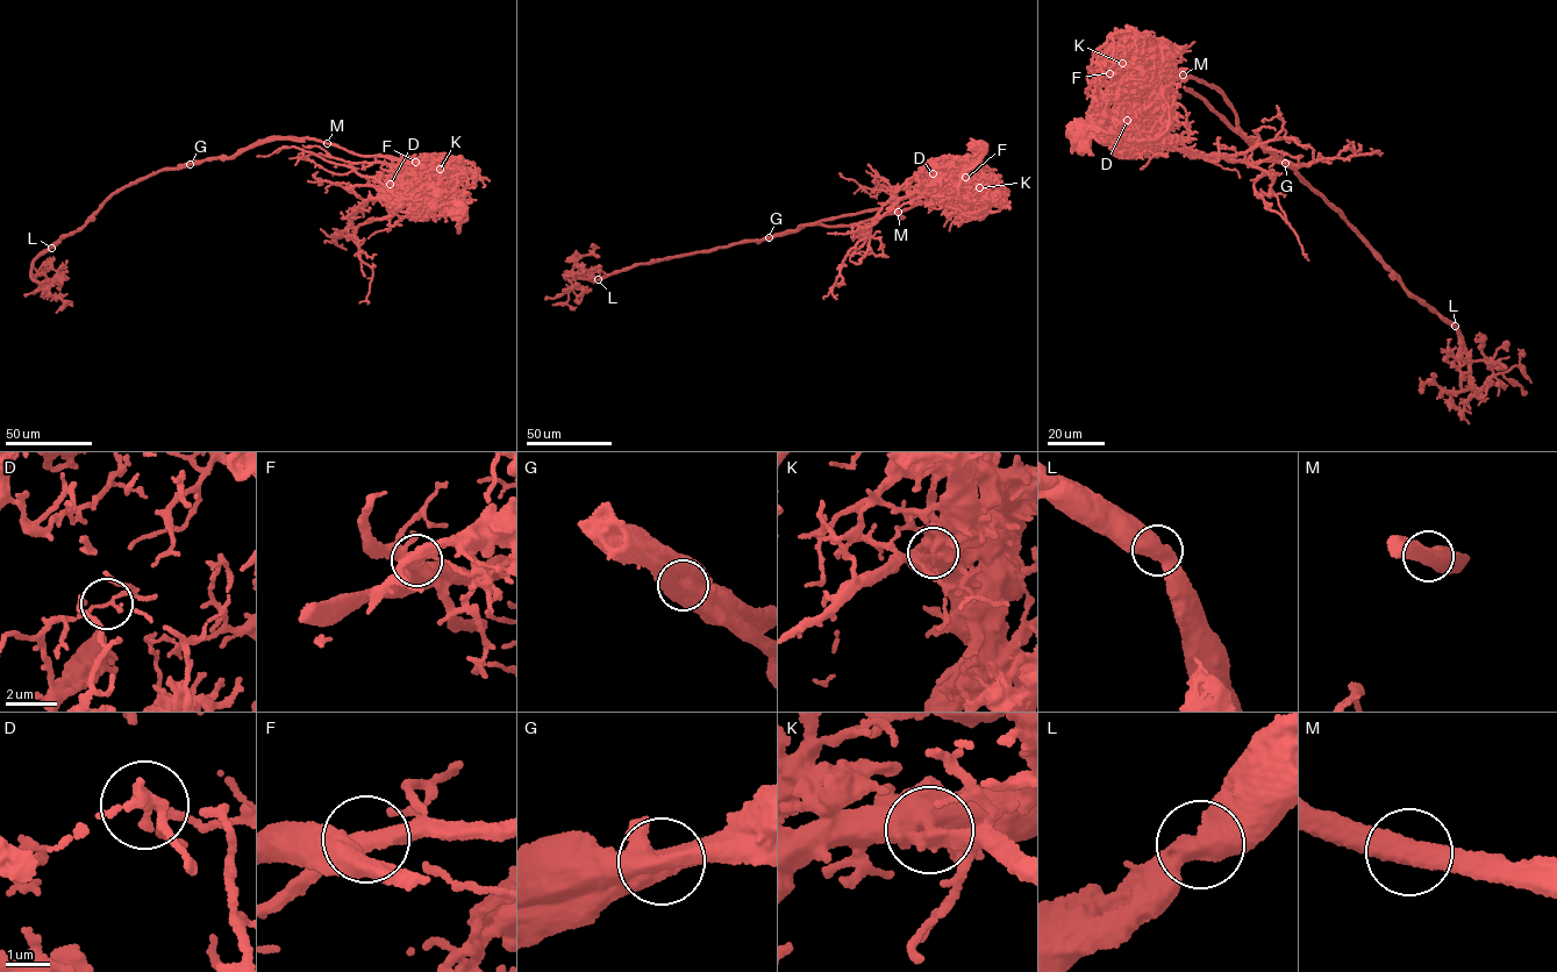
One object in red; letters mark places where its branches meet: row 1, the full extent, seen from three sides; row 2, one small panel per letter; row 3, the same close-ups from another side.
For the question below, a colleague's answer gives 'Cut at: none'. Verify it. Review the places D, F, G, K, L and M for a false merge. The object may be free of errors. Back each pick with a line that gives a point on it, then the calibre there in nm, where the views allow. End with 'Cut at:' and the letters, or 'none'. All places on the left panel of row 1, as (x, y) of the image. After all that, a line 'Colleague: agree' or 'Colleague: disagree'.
G: place (190, 164); calibre 750 nm
Cut at: G
Colleague: disagree

